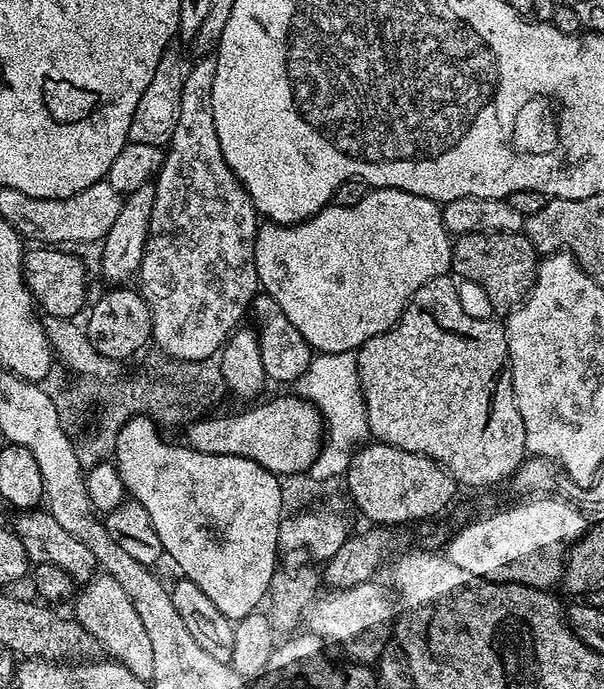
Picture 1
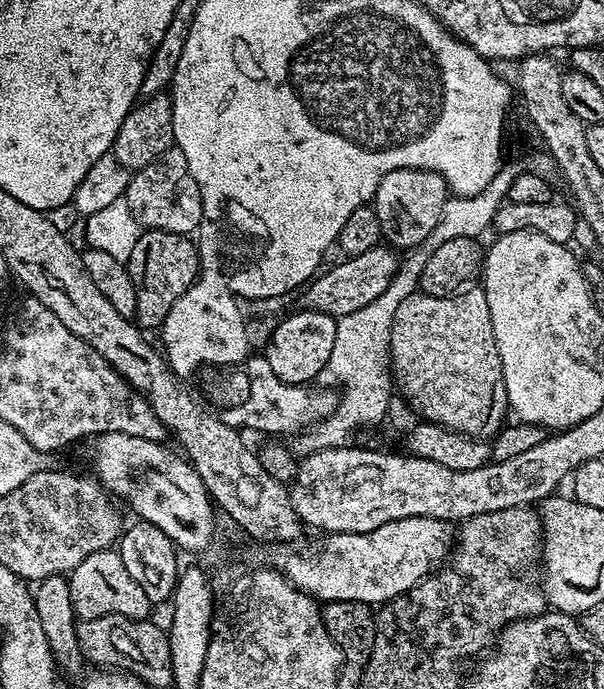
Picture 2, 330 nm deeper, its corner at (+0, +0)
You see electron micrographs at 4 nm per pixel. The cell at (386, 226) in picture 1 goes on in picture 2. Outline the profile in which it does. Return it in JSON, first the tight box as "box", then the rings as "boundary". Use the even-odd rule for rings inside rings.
{"box":[374,168,449,250],"boundary":[[[399,168],[386,174],[374,197],[374,207],[382,226],[383,239],[396,250],[417,248],[437,225],[442,217],[442,208],[449,197],[448,183],[436,172]]]}

